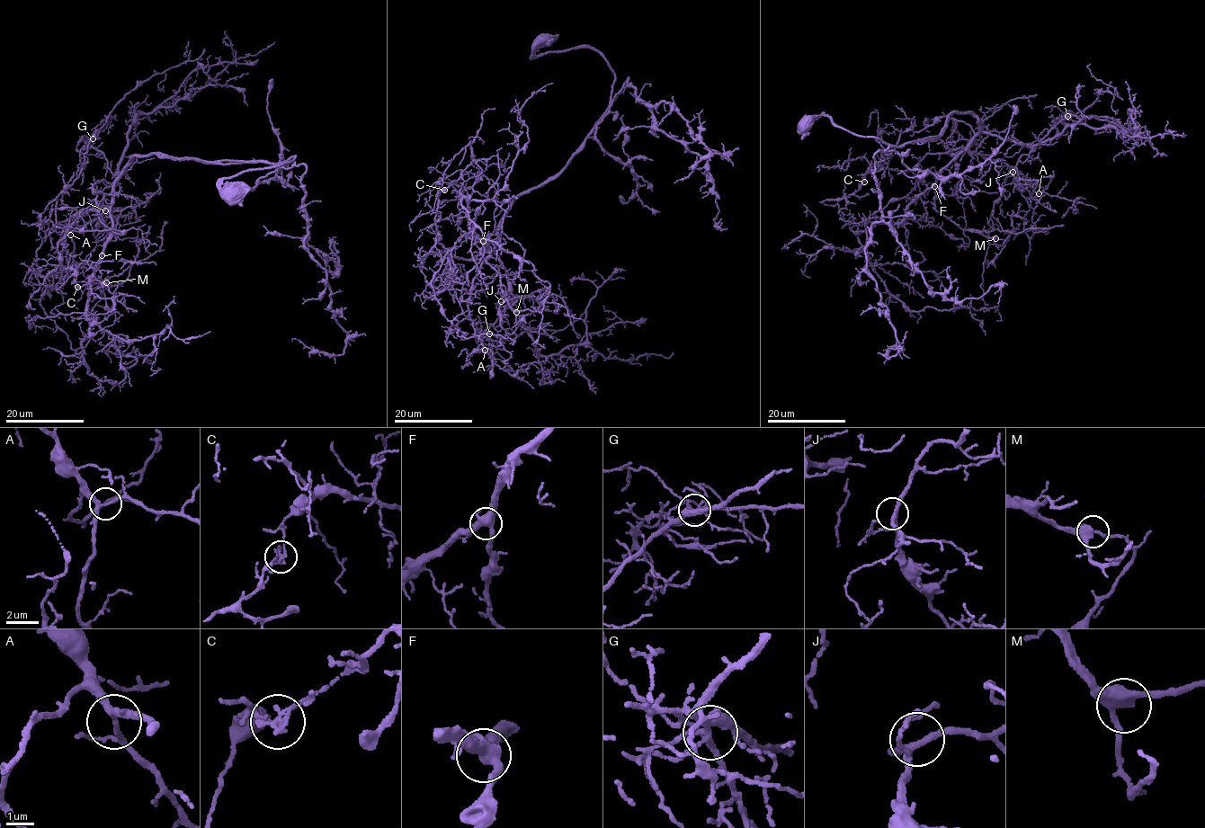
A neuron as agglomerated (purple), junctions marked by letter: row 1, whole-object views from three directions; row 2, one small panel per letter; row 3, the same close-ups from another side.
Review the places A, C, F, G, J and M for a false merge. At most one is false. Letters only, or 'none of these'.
C

